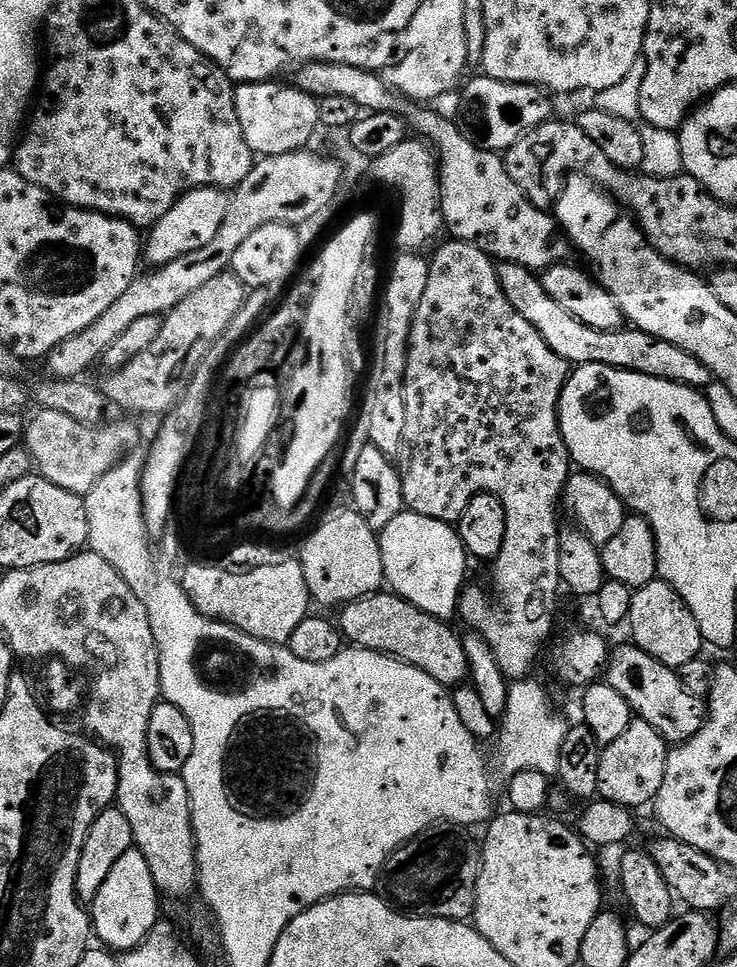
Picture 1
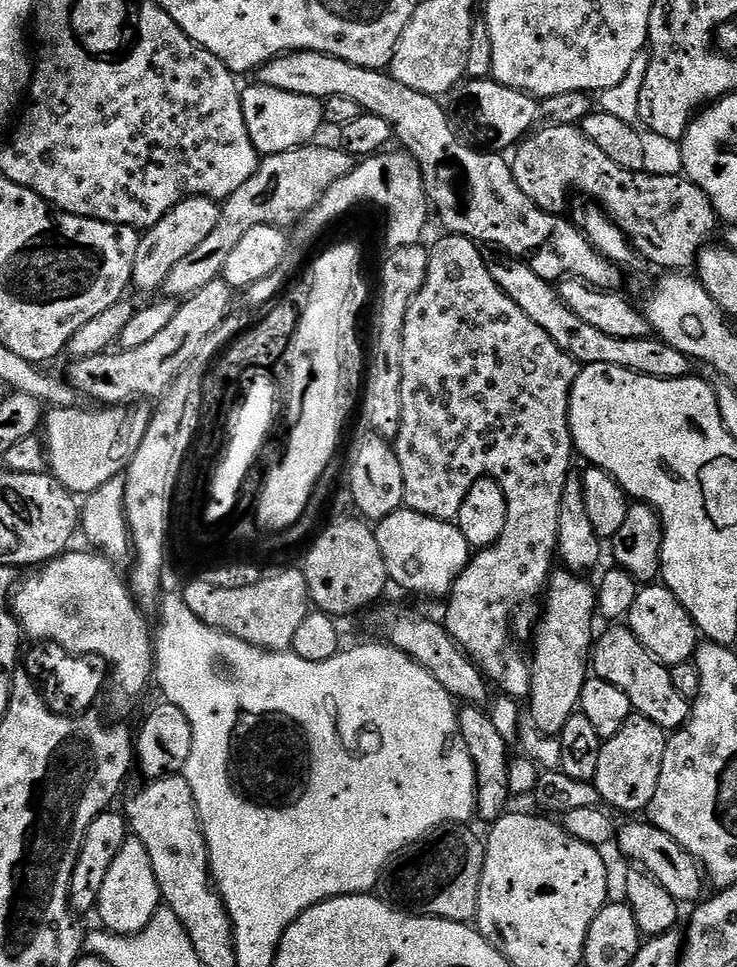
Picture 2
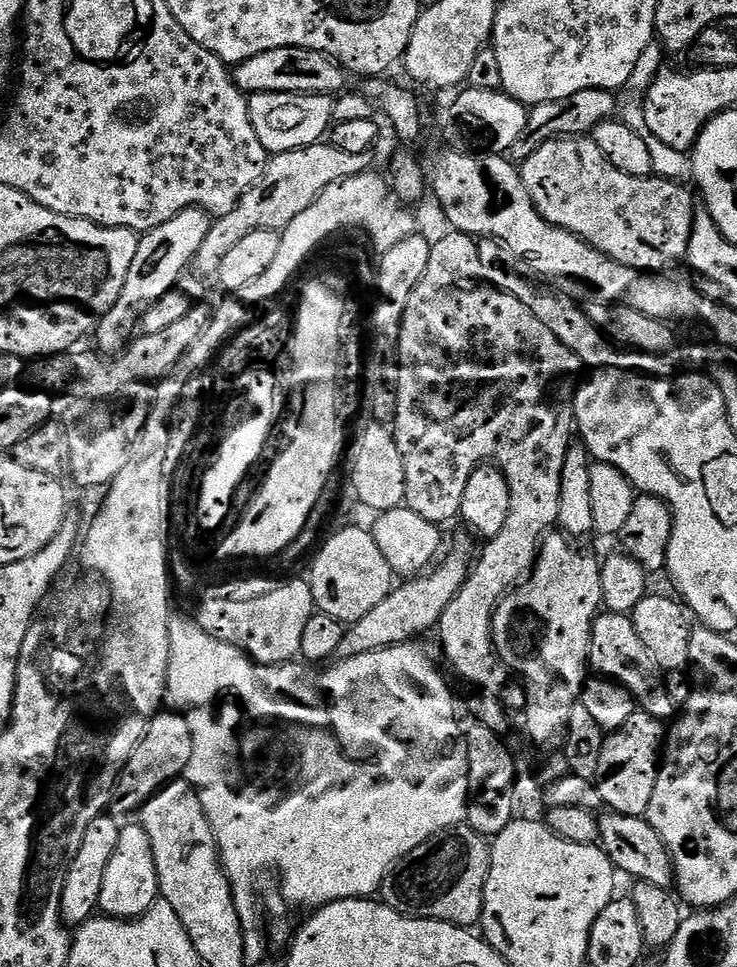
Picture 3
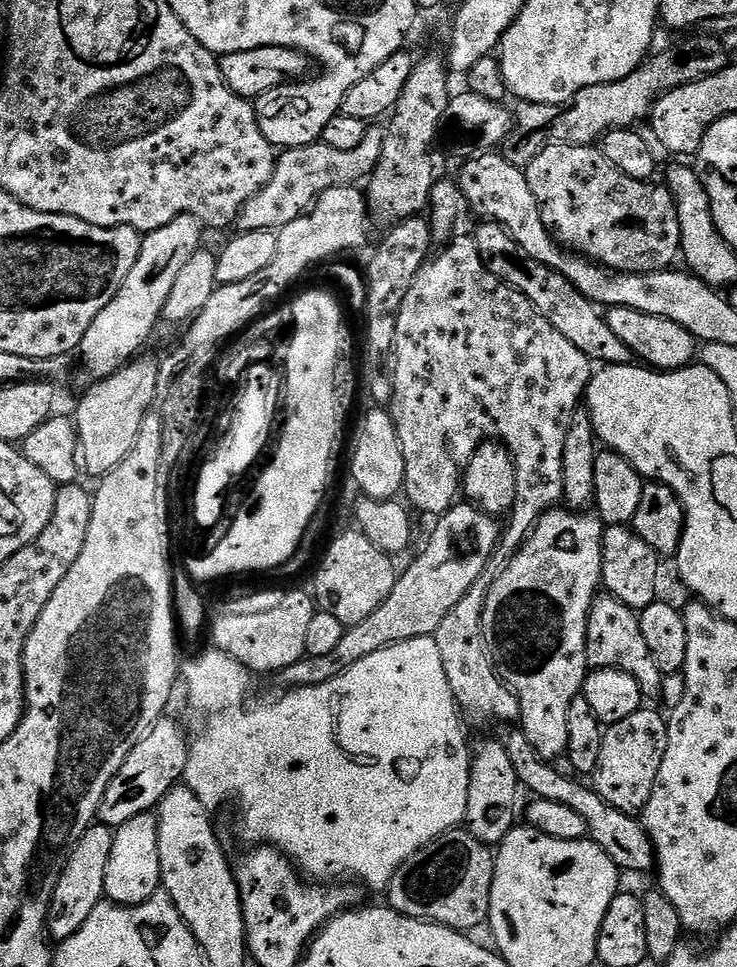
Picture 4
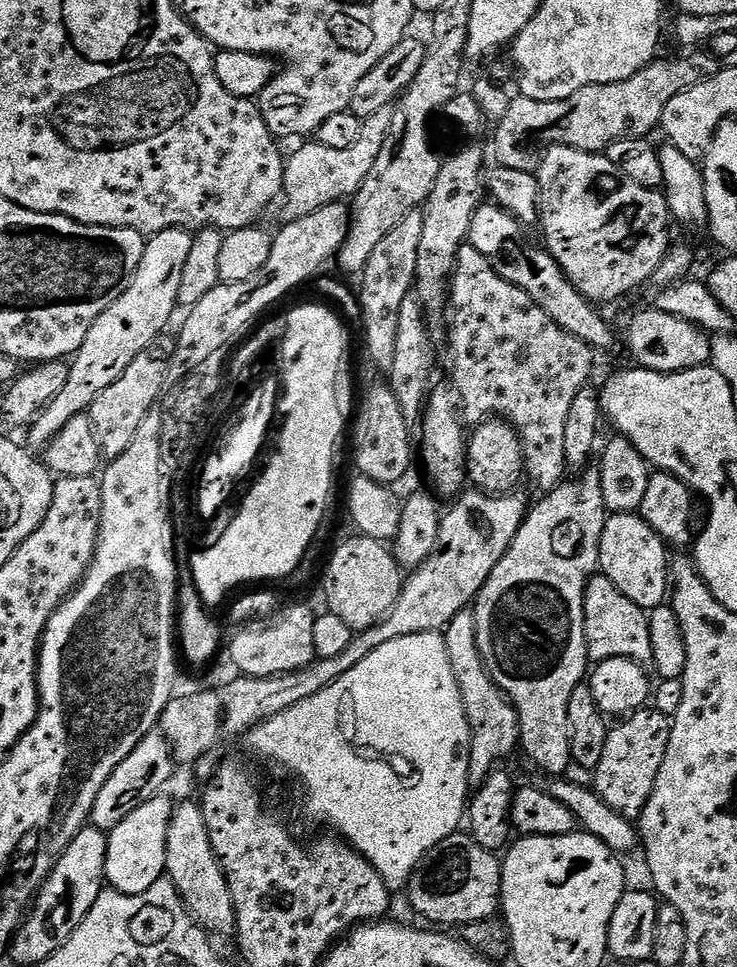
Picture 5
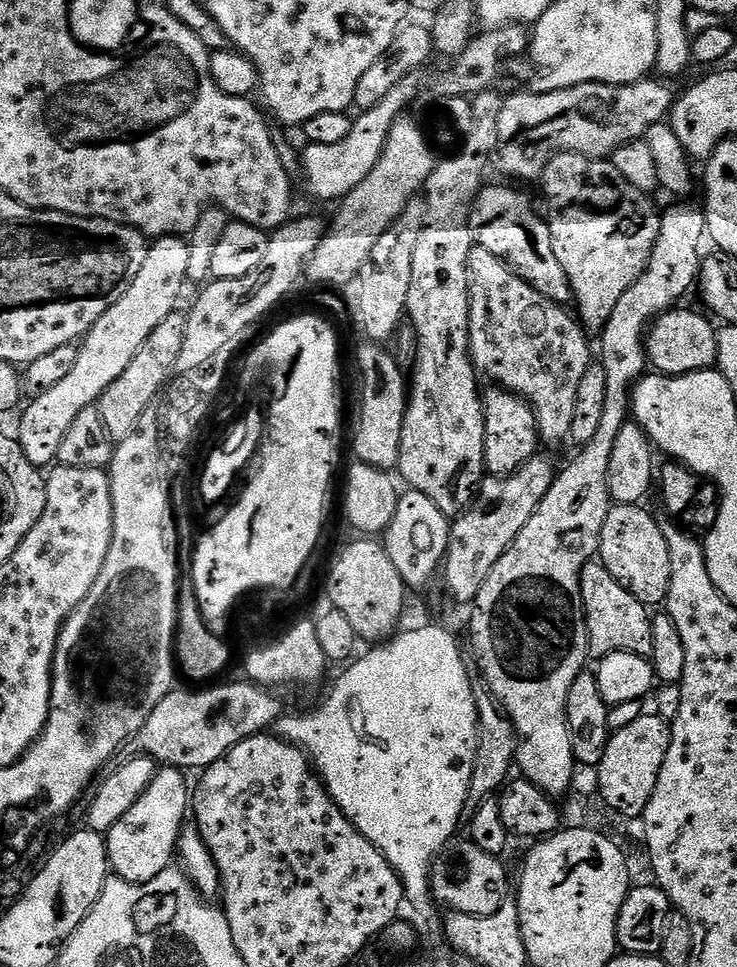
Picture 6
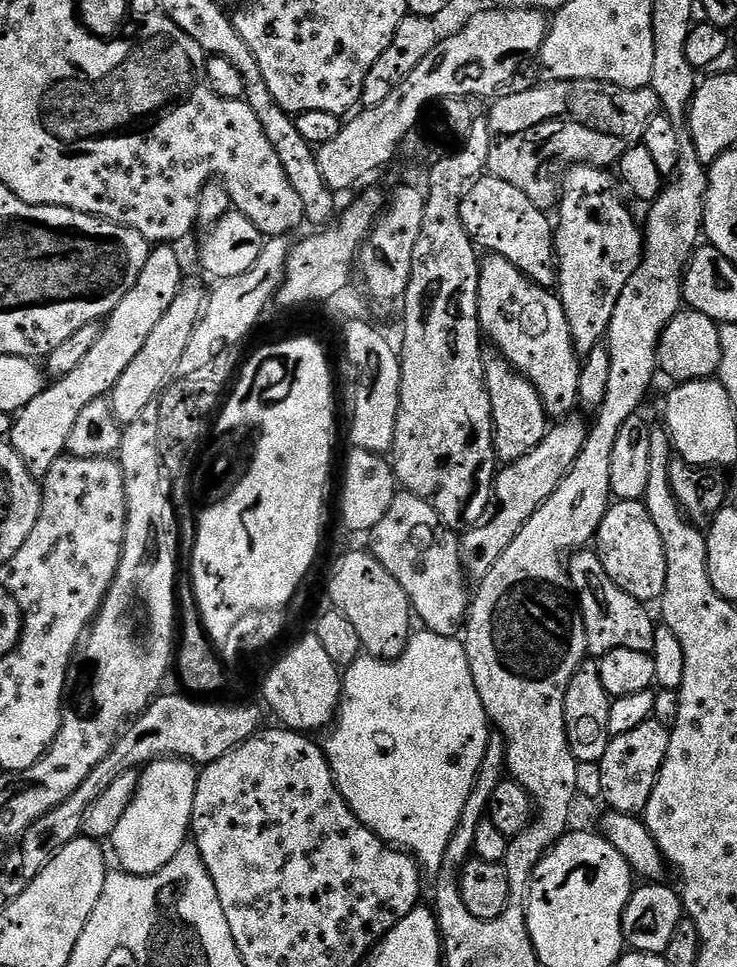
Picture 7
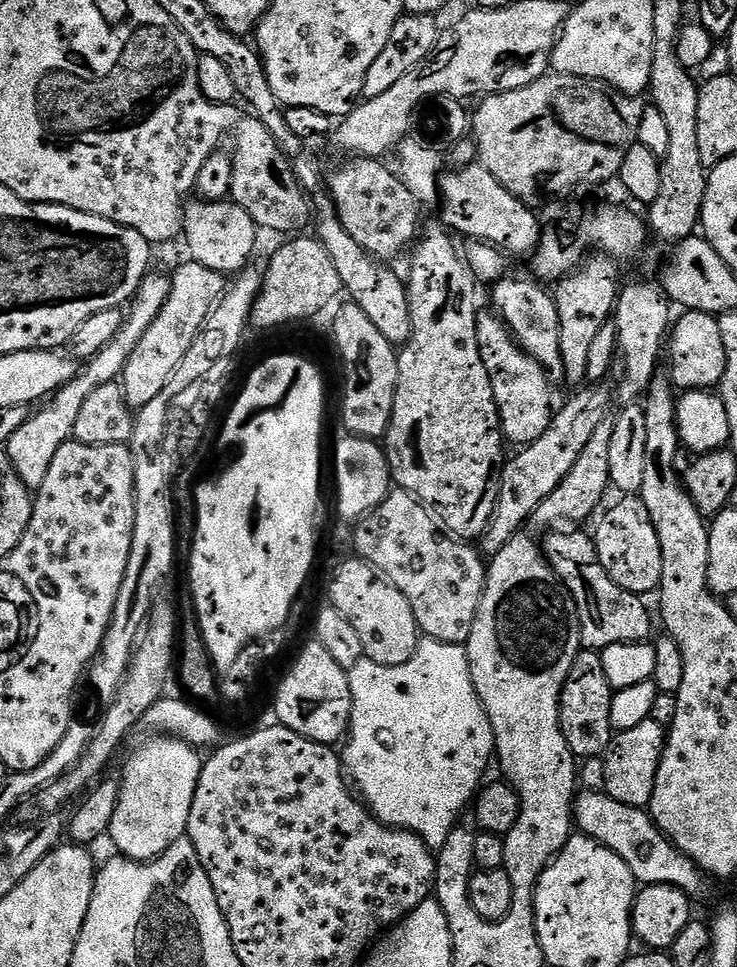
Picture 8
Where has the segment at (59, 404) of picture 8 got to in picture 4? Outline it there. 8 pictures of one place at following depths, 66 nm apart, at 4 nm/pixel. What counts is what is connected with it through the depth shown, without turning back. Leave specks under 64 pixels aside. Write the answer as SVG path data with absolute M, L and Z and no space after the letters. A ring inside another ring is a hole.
M176 216L174 222L147 233L141 239L138 262L134 262L134 270L126 274L122 290L114 294L110 306L106 306L106 310L102 310L102 314L98 314L94 322L90 322L86 334L82 334L78 360L80 356L93 381L110 378L119 368L123 368L143 353L140 351L143 350L144 343L155 334L156 323L161 323L166 298L170 298L170 290L178 278L178 273L202 246L200 231L202 225L198 218Z

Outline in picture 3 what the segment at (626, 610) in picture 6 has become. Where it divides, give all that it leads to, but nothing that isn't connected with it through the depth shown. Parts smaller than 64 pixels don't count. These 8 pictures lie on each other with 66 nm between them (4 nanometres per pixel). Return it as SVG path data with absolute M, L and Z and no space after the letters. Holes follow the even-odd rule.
M601 611L592 624L590 646L588 647L588 666L597 677L615 680L623 685L636 700L637 709L654 718L668 722L677 715L678 708L667 693L665 672L650 658L650 650L638 638L638 630L634 630L631 615Z

